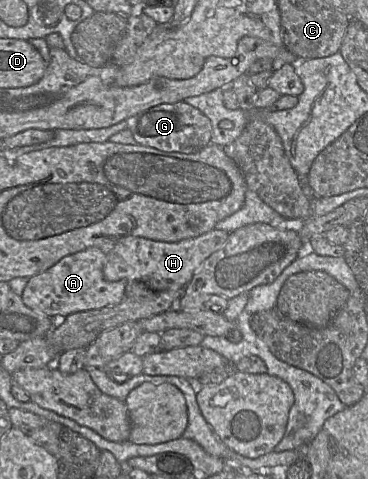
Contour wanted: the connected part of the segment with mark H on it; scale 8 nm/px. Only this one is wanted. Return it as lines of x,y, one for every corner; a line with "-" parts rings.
212,229
200,236
169,243
142,237
128,236
118,240
106,256
103,268
108,281
135,281
142,278
156,279
156,294
164,290
183,291
203,261
221,249
229,233

